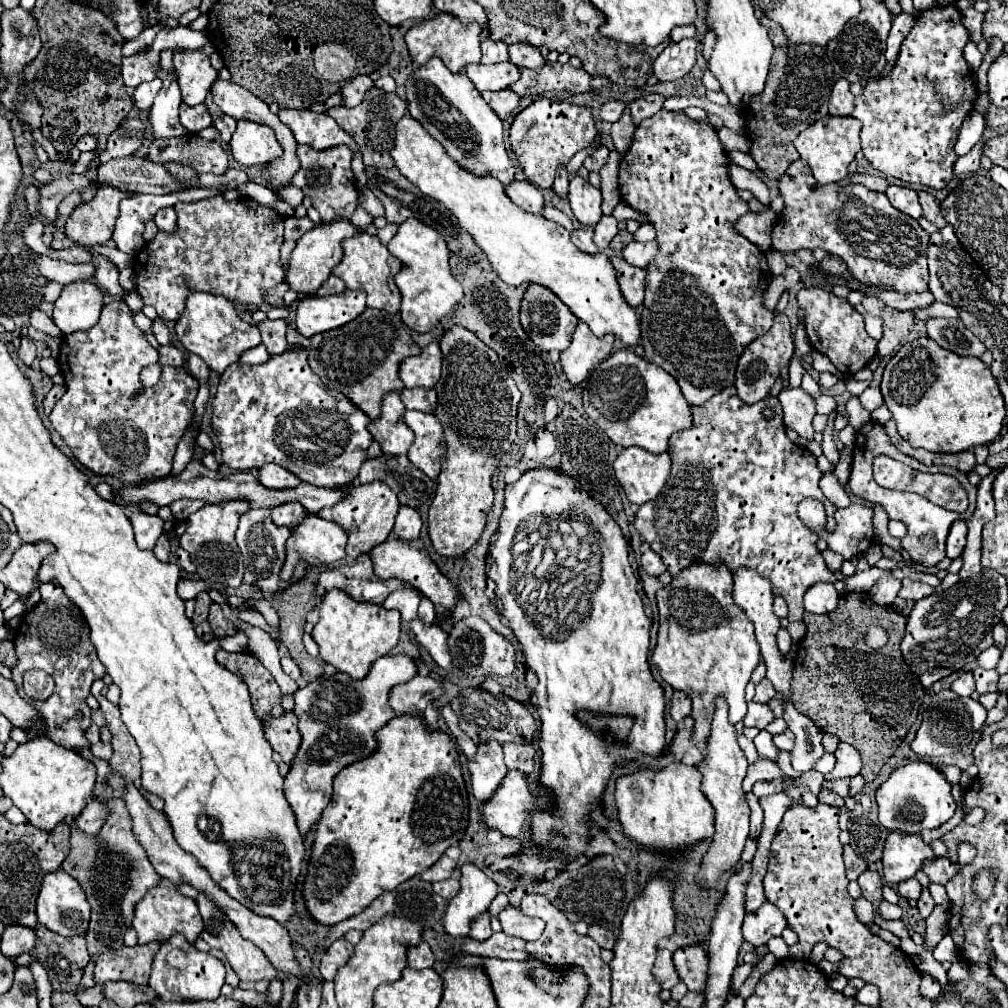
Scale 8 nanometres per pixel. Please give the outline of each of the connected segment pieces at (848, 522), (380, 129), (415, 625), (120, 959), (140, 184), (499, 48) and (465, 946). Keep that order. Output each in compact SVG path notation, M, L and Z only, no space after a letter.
M853 503L835 511L837 529L827 535L831 551L841 553L845 559L861 555L873 543L873 509L861 503Z
M373 87L359 107L347 109L341 105L341 107L327 109L327 113L355 139L355 143L359 145L365 167L381 167L381 169L393 167L389 151L393 149L395 123L407 113L407 103L403 99L399 99L395 93L383 93L377 87Z
M419 617L411 619L409 627L415 633L417 641L431 653L431 657L435 659L435 663L439 667L443 667L443 669L457 669L451 663L451 655L449 655L449 649L447 649L447 633L445 633L443 627L439 627L437 623L425 625Z
M151 941L147 945L121 947L109 953L101 953L95 957L93 979L101 981L131 981L139 985L147 985L151 975L151 963L161 943Z
M119 157L111 159L97 169L97 185L103 181L109 181L113 187L119 187L123 191L135 191L135 193L155 193L165 195L179 189L173 177L161 167L153 165L153 161L147 161L143 157Z
M483 41L481 43L481 61L483 63L499 63L499 61L509 61L507 59L507 45L503 45L501 41Z
M503 931L493 933L487 941L473 941L471 937L465 937L459 943L459 949L463 953L481 953L487 957L497 957L497 959L515 959L515 961L525 961L525 943L517 937L509 937Z

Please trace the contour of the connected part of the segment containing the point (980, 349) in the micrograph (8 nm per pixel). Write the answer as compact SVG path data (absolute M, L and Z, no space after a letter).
M927 317L925 325L927 335L947 351L969 357L981 357L985 353L985 345L963 325L961 319Z

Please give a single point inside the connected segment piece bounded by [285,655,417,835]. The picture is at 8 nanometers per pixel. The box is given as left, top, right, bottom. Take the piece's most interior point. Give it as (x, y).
(338, 717)

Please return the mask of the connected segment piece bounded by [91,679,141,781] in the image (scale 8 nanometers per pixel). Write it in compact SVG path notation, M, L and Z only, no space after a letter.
M101 679L94 681L91 687L91 694L99 701L99 707L107 719L107 727L111 731L111 745L113 745L113 755L109 759L111 769L121 773L125 779L135 781L141 777L141 765L139 765L139 747L135 743L135 739L131 737L131 733L127 731L127 727L121 721L119 715L119 707L111 705L101 694L101 690L105 684Z

